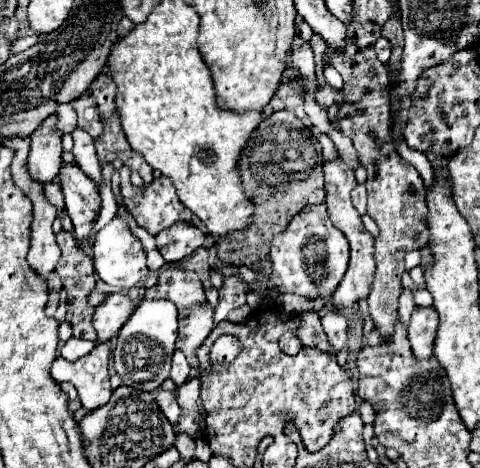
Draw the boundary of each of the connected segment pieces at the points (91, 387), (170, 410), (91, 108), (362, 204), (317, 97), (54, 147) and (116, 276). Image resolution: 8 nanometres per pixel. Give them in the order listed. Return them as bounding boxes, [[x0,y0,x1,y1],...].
[[52,342,112,412],[156,390,182,424],[72,92,104,140],[352,184,366,216],[314,84,344,108],[28,114,62,184],[94,218,148,290]]

